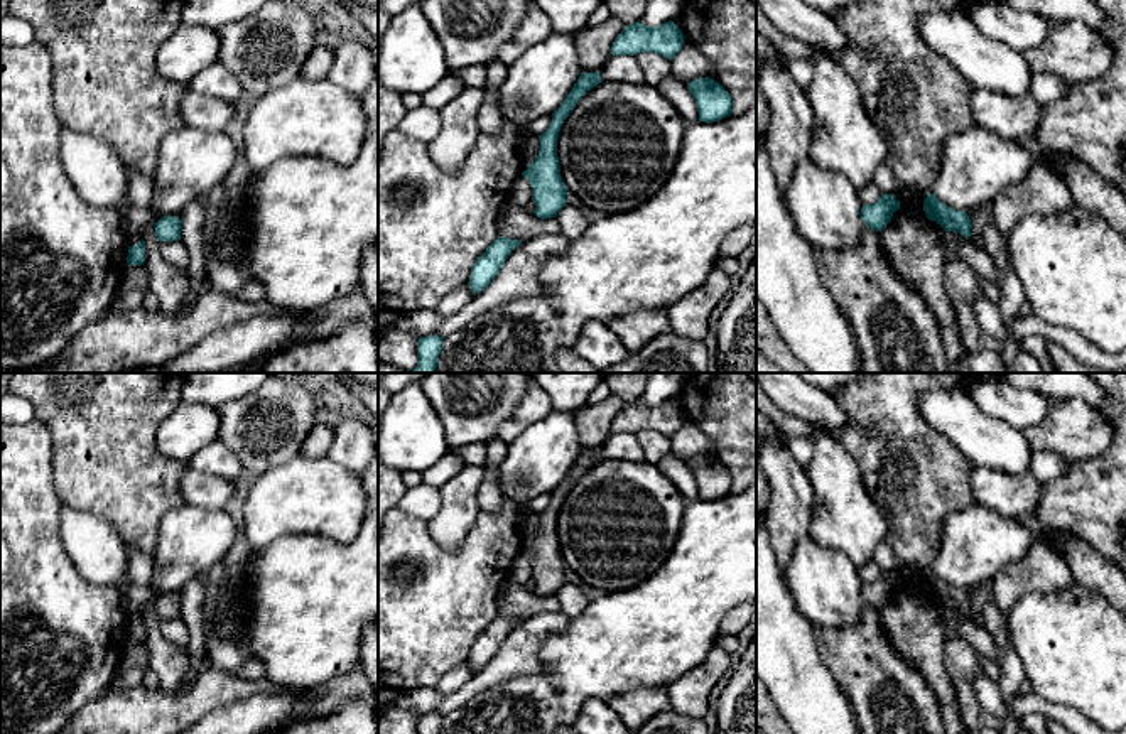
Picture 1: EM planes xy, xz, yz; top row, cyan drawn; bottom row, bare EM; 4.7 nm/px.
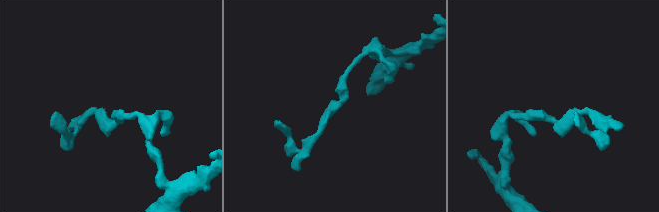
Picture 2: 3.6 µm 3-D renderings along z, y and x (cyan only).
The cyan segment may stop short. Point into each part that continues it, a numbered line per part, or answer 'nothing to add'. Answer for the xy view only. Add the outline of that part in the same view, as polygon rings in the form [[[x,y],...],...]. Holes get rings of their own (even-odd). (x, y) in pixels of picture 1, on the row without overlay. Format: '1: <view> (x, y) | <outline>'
nothing to add

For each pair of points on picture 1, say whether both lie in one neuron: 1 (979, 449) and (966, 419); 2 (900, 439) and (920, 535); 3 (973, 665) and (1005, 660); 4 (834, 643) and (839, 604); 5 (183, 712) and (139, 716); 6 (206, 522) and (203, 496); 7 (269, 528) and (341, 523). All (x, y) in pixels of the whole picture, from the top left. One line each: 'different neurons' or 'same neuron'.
1: same neuron
2: same neuron
3: different neurons
4: different neurons
5: same neuron
6: different neurons
7: same neuron

